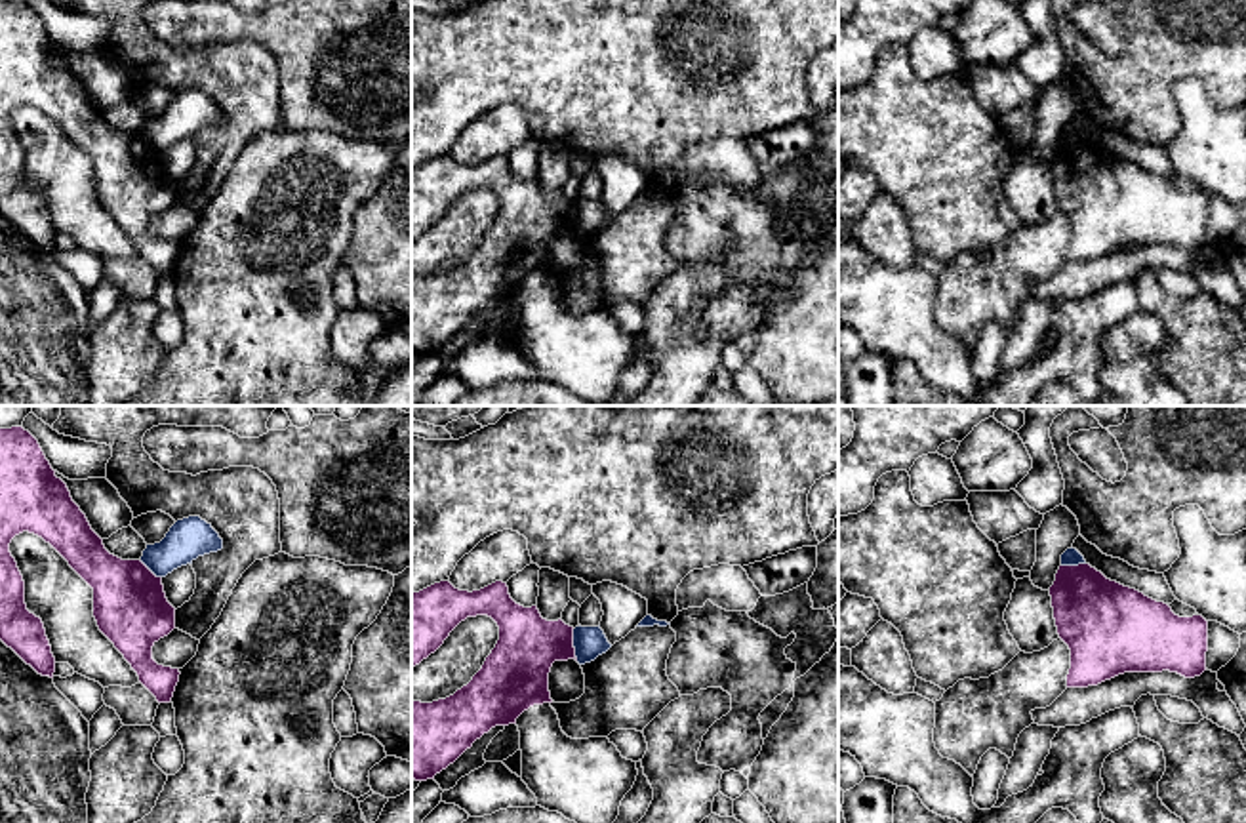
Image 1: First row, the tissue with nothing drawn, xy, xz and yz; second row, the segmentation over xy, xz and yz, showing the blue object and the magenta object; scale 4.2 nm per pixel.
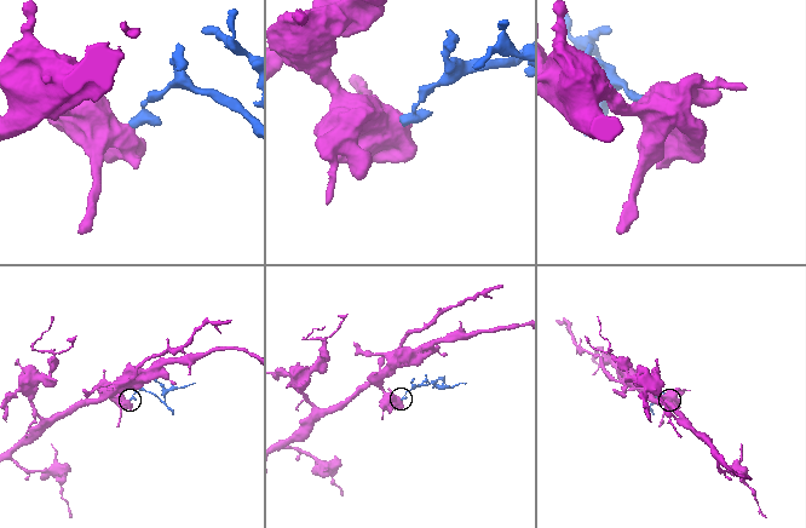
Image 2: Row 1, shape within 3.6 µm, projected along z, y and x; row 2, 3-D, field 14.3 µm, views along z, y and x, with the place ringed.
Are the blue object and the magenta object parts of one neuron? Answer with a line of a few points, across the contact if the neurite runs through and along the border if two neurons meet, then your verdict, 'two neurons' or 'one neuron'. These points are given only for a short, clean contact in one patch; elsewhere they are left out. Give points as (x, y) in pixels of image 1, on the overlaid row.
xz (572, 629), (572, 646), (578, 660) | two neurons

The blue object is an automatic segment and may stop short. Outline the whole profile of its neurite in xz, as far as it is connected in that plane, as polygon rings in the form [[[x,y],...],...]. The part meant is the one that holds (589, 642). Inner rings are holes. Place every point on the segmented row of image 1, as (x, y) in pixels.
[[[575,627],[573,629],[573,648],[579,665],[594,661],[598,655],[606,653],[612,644],[608,642],[604,631],[598,627]]]

